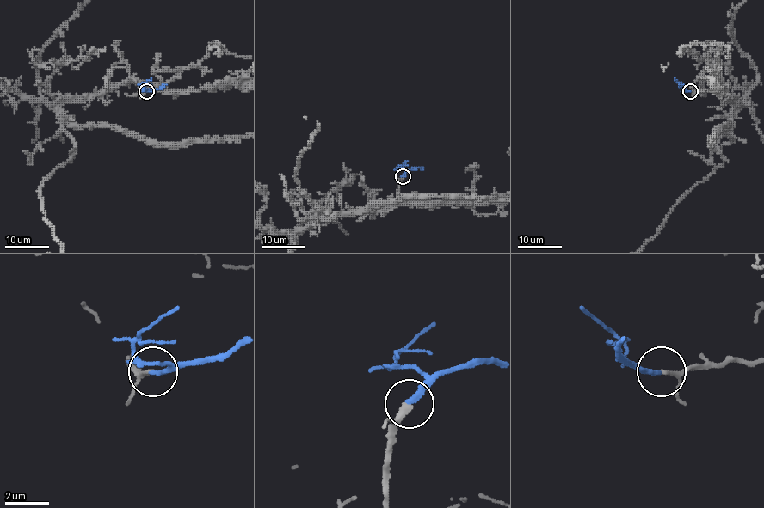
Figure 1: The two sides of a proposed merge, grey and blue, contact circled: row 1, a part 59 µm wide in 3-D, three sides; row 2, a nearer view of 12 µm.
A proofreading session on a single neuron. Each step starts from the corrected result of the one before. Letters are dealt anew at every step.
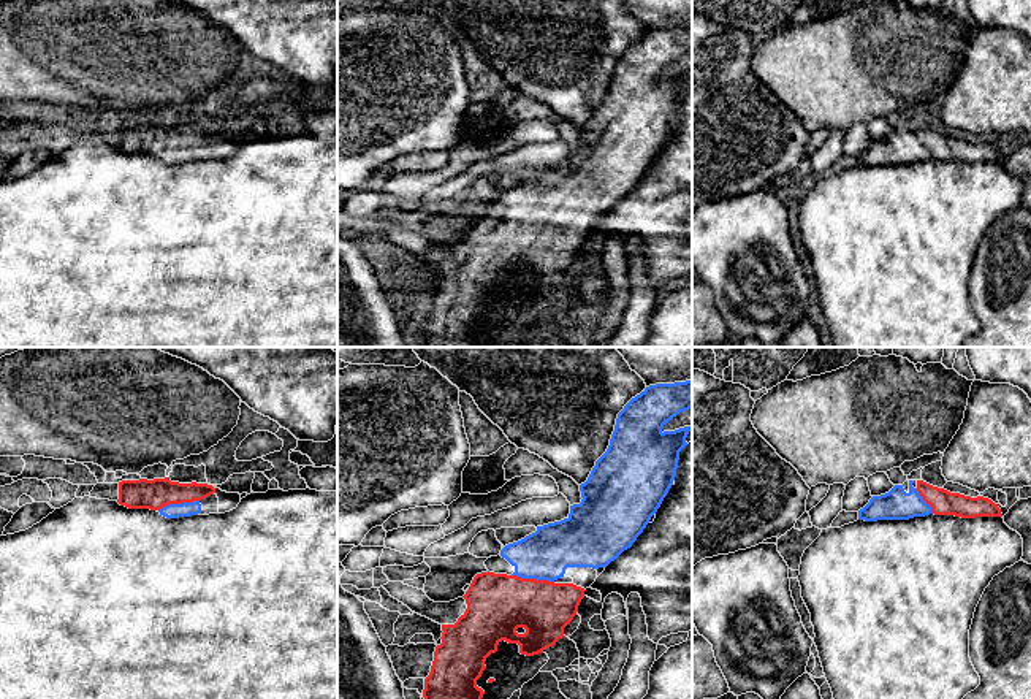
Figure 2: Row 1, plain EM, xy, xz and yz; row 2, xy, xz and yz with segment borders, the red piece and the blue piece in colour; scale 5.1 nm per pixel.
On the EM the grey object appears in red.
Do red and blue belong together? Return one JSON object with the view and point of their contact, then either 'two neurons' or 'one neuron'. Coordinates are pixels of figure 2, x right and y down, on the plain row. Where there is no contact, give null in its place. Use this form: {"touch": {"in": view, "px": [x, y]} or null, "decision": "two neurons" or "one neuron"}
{"touch": {"in": "xz", "px": [532, 224]}, "decision": "one neuron"}

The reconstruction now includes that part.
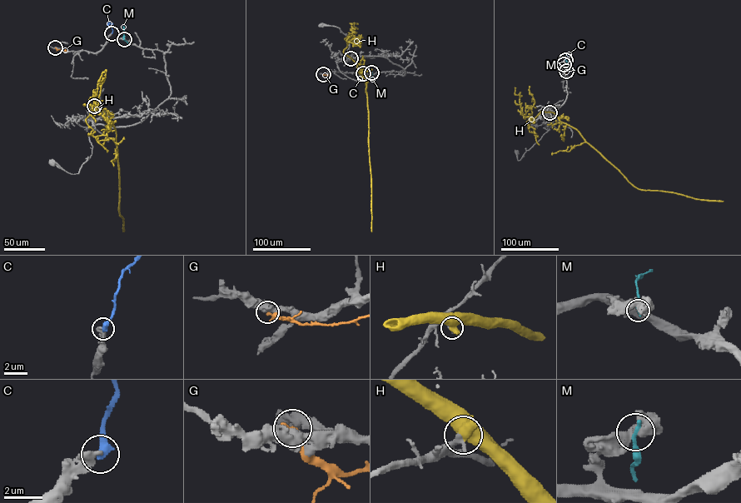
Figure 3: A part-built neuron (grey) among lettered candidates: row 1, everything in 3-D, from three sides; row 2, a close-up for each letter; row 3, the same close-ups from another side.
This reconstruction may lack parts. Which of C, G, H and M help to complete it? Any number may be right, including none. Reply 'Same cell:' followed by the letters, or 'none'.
Same cell: none

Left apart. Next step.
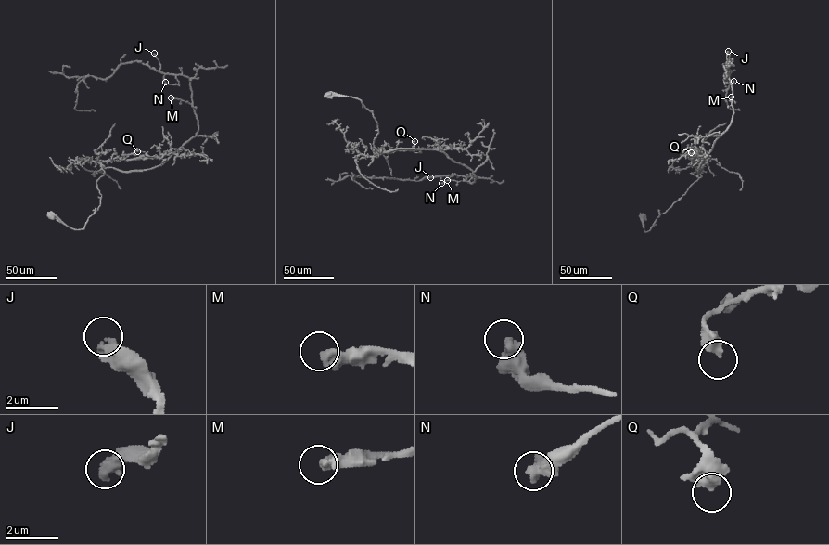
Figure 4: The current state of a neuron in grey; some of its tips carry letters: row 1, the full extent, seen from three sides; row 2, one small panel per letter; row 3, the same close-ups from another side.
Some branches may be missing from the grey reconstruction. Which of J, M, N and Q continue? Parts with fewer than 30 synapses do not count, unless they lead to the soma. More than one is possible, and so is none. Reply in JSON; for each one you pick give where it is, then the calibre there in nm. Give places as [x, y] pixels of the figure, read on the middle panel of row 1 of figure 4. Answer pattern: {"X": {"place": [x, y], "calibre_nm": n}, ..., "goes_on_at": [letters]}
{"M": {"place": [447, 180], "calibre_nm": 400}, "goes_on_at": ["M"]}

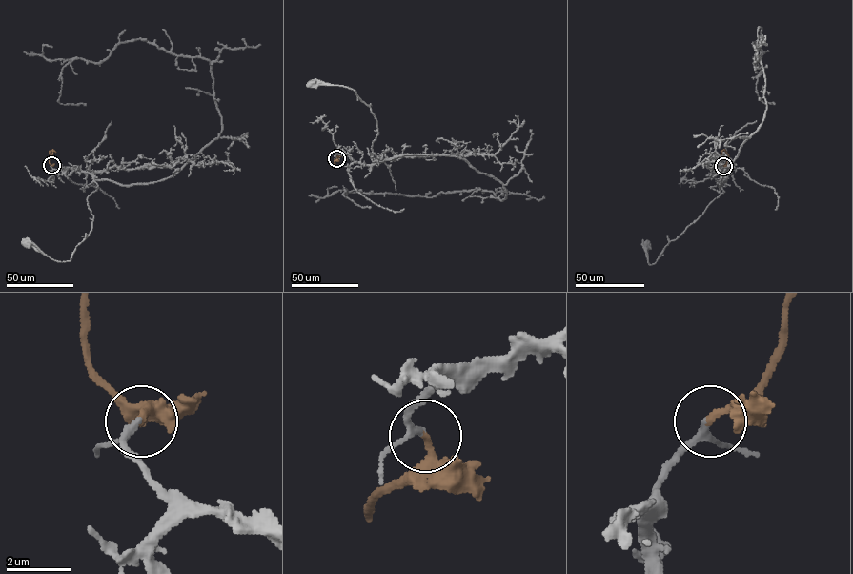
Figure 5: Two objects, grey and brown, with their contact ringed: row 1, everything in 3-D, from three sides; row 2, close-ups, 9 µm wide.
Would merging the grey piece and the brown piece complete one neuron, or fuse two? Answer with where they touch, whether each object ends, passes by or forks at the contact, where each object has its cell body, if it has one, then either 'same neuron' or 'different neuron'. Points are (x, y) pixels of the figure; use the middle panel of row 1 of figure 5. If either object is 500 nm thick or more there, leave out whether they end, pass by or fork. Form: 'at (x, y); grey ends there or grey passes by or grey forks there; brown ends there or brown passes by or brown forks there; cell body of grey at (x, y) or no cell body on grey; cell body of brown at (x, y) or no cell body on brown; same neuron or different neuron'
at (336, 158); grey passes by; brown ends there; cell body of grey at (312, 84); no cell body on brown; same neuron

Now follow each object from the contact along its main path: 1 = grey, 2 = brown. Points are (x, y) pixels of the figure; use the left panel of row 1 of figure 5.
1: (51, 165), (76, 168), (92, 176), (98, 187), (87, 199), (92, 230), (68, 261), (52, 259), (27, 241)
2: (51, 165), (49, 153), (52, 149), (52, 154)

